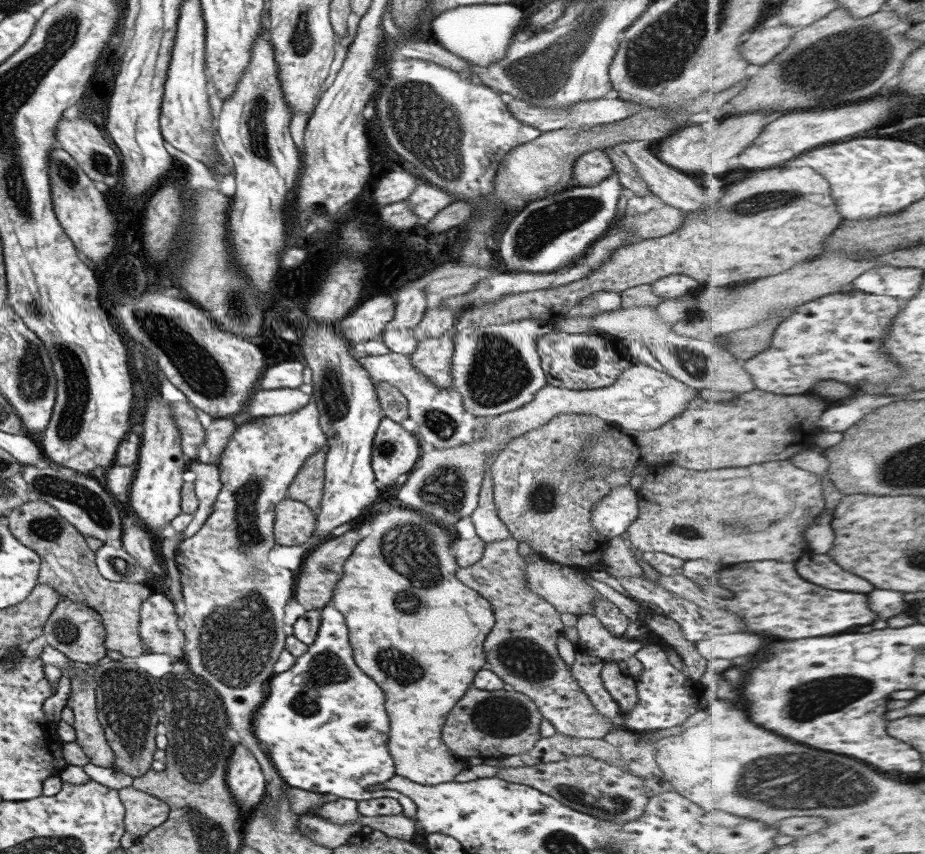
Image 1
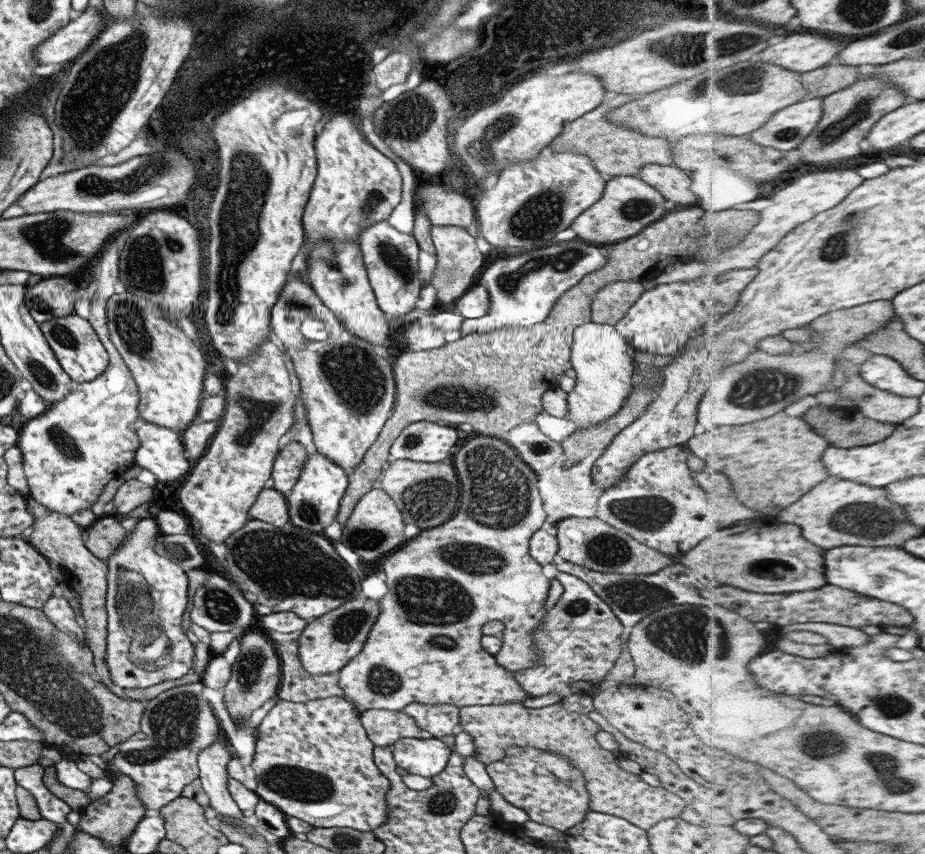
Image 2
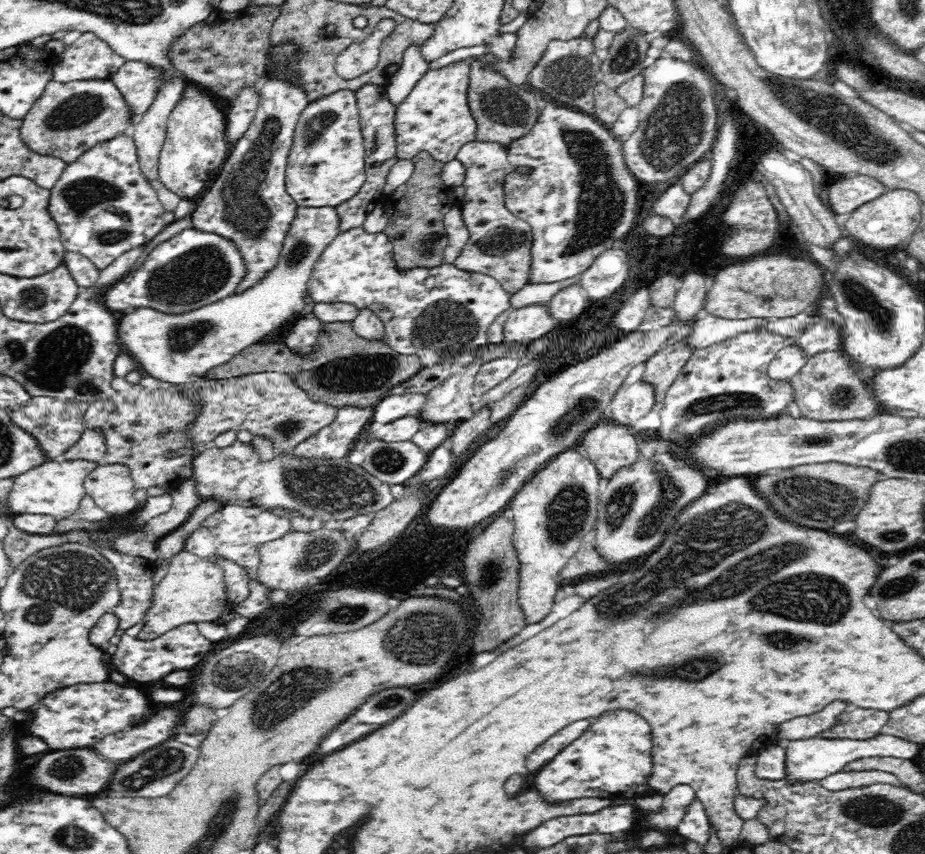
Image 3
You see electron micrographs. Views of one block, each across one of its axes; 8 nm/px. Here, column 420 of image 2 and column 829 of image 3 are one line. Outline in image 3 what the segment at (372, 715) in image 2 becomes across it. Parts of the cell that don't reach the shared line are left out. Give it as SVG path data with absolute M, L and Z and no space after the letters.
M852 708L838 716L838 724L817 733L820 738L849 738L868 740L880 735L882 726L888 722L888 712L883 710Z

